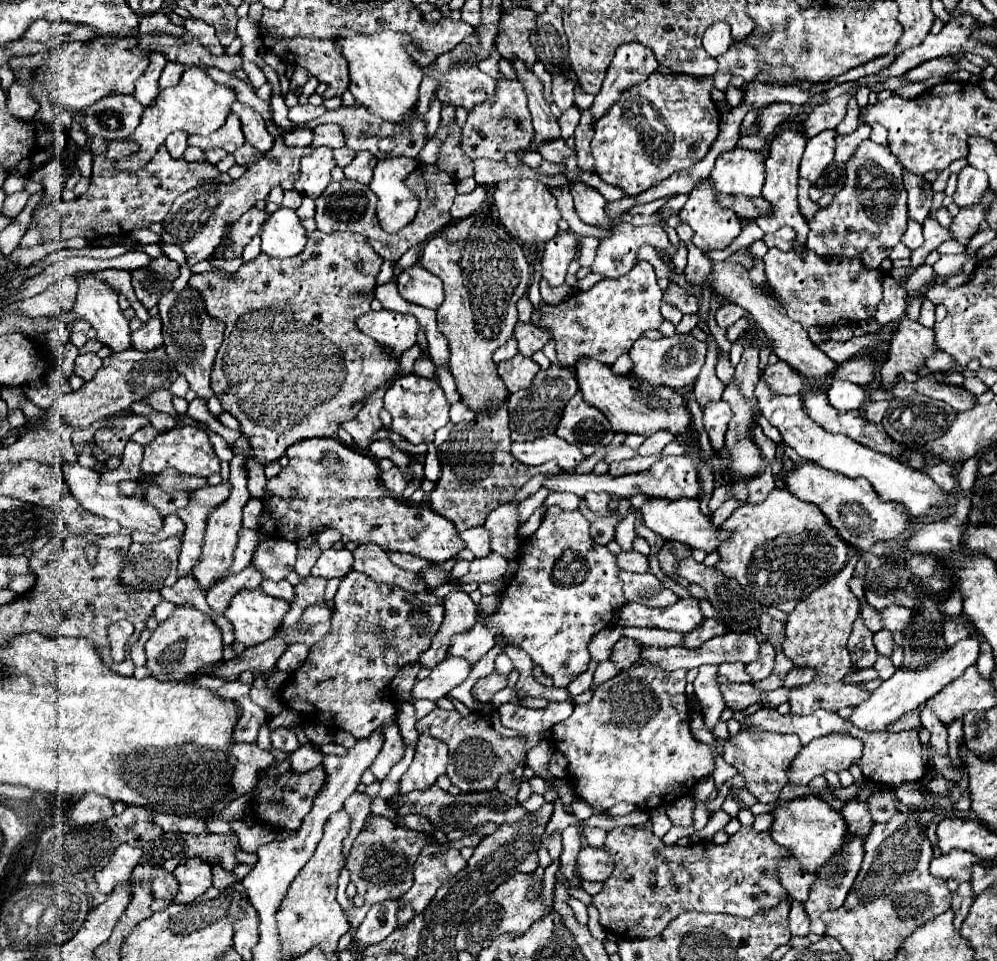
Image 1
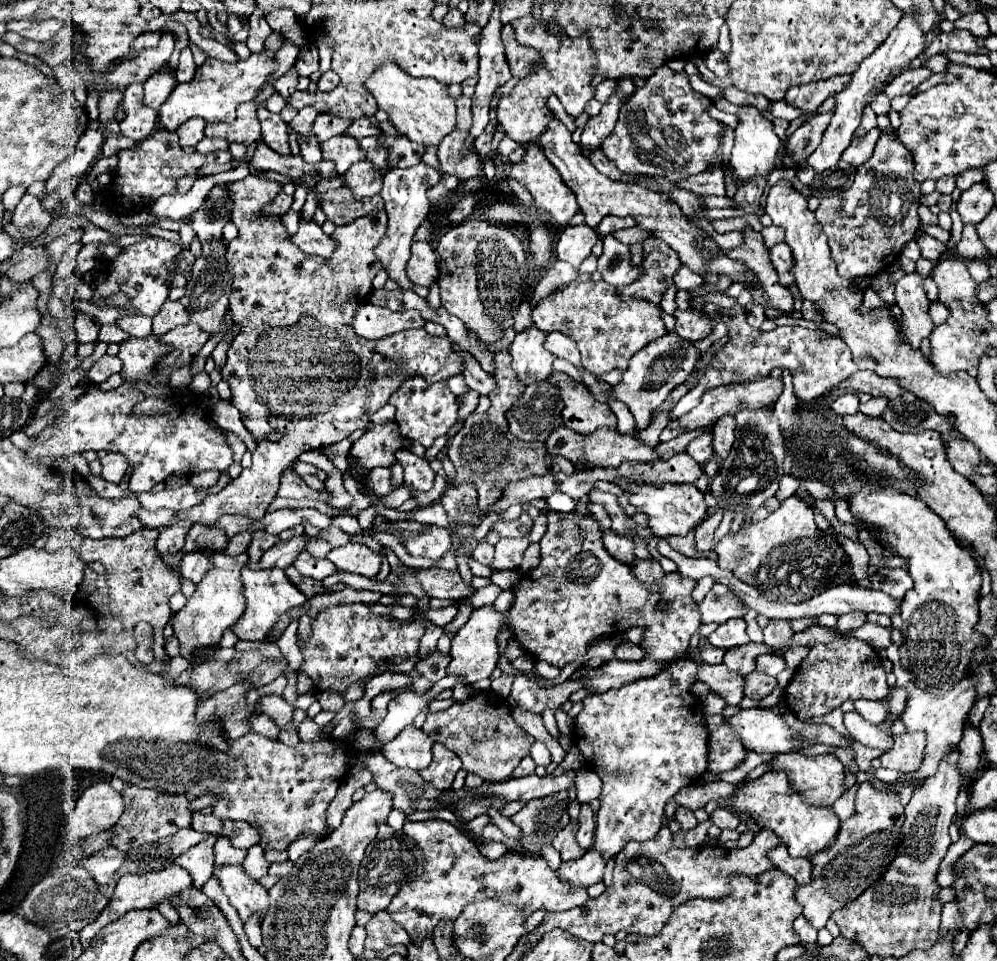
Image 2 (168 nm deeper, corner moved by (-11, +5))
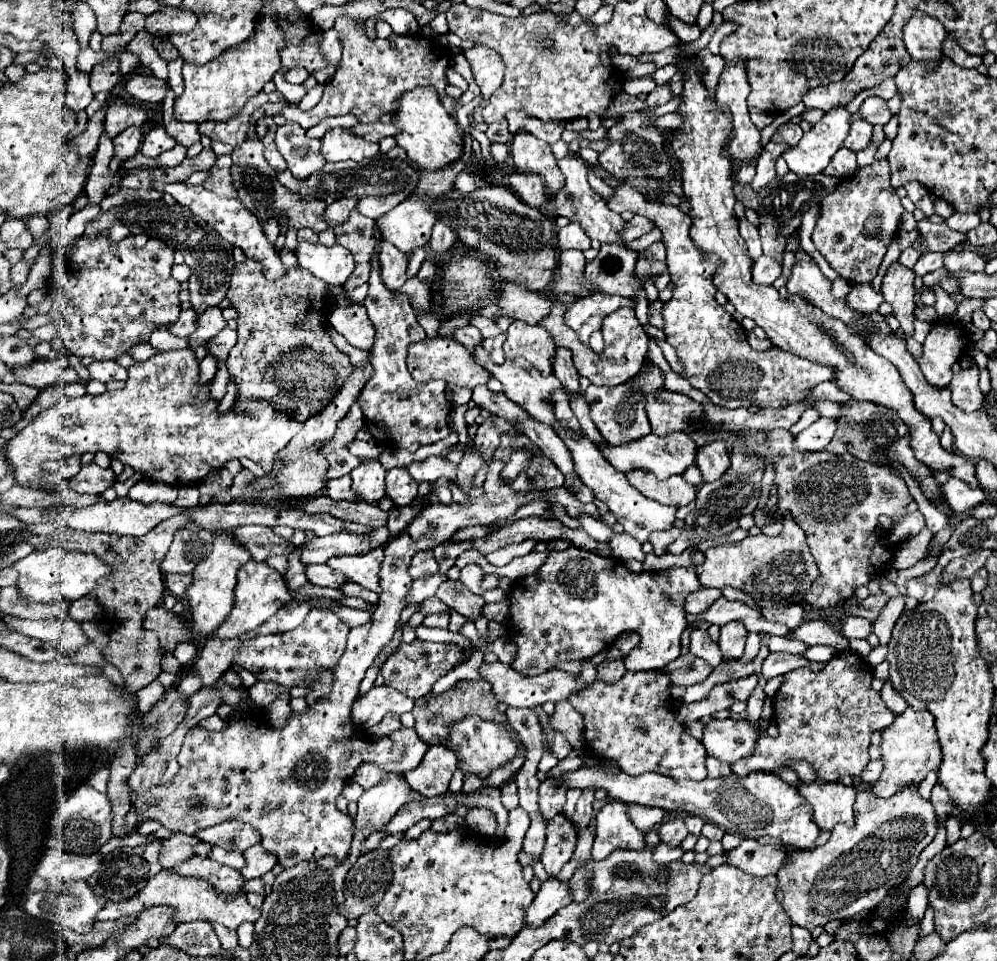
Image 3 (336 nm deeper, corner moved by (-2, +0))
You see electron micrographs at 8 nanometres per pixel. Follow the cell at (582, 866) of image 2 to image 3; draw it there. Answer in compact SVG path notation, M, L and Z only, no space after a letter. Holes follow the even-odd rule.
M556 877L542 881L542 887L536 893L530 909L526 909L526 925L542 925L568 903L572 903L572 891L568 881L560 881Z

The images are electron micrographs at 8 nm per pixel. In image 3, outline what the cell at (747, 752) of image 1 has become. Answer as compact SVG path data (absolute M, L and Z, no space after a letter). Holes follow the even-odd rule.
M814 779L812 783L798 781L798 793L812 805L812 821L822 829L834 829L836 823L854 825L854 787L844 787L840 781Z

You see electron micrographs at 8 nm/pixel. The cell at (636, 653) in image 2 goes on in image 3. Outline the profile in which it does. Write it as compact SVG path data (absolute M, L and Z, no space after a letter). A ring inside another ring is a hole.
M606 659L598 665L598 679L600 681L614 683L614 681L622 679L624 673L626 673L626 667L624 667L622 659Z

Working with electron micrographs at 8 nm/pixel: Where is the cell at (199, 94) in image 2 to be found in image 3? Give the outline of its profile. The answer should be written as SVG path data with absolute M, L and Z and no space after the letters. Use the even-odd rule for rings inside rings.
M264 3L260 9L260 17L264 23L256 25L254 37L250 41L240 43L238 47L226 49L218 59L208 61L202 67L184 65L184 93L174 101L174 119L178 121L230 121L240 113L246 101L262 91L264 83L272 81L274 73L282 67L280 49L284 45L284 35L276 27L276 15L272 3Z

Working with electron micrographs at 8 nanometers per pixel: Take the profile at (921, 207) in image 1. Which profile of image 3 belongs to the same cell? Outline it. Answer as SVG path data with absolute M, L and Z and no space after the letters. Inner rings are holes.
M930 219L918 221L918 231L922 233L922 239L930 251L948 251L956 243L966 241L966 235L952 231L948 225L934 225Z

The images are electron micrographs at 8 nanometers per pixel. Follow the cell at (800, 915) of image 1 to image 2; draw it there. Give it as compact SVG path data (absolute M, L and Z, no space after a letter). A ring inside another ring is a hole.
M799 916L795 920L795 930L797 930L801 942L817 942L817 930L805 920L805 916Z

